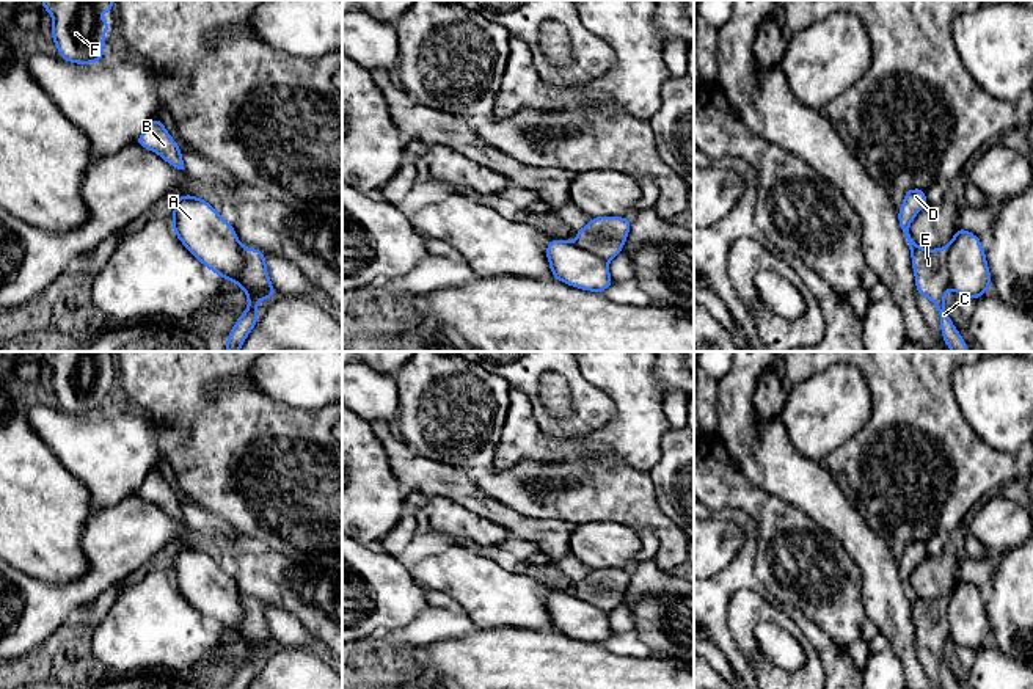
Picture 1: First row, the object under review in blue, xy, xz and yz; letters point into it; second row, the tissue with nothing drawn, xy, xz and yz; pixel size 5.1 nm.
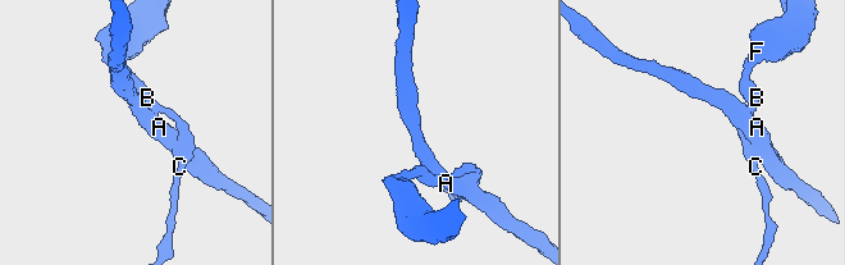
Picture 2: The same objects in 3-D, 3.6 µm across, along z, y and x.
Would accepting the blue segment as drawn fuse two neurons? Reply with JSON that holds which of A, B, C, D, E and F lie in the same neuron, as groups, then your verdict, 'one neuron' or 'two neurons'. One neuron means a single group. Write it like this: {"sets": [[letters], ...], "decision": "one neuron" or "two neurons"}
{"sets": [["A"], ["B", "C", "D", "E", "F"]], "decision": "two neurons"}

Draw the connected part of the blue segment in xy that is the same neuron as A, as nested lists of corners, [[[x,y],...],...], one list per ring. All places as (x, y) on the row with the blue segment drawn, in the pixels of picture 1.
[[[192,195],[176,198],[173,231],[209,270],[234,284],[240,283],[246,248],[239,242],[234,226],[209,202]]]

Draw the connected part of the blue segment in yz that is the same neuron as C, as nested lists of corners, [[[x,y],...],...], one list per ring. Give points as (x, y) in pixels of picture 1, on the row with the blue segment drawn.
[[[912,188],[904,191],[904,201],[898,210],[898,223],[911,250],[917,293],[929,298],[939,312],[942,339],[951,352],[969,352],[964,337],[955,328],[947,309],[945,292],[950,286],[948,253],[945,248],[925,250],[915,243],[909,226],[915,215],[926,207],[926,190]]]

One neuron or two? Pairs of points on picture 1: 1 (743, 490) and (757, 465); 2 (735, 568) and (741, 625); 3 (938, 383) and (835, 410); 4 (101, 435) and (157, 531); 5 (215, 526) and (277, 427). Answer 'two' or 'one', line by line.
1: two
2: two
3: two
4: two
5: two

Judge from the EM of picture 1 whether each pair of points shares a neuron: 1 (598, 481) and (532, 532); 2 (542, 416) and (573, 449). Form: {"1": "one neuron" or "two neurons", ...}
{"1": "two neurons", "2": "two neurons"}

